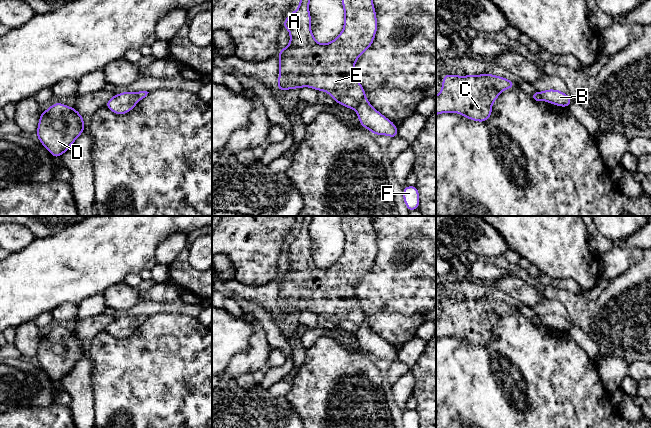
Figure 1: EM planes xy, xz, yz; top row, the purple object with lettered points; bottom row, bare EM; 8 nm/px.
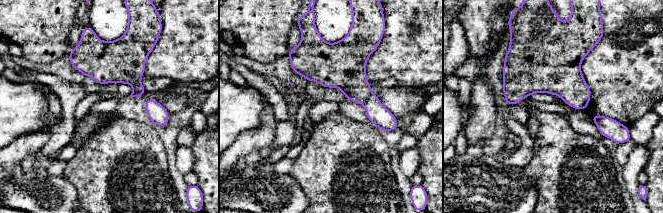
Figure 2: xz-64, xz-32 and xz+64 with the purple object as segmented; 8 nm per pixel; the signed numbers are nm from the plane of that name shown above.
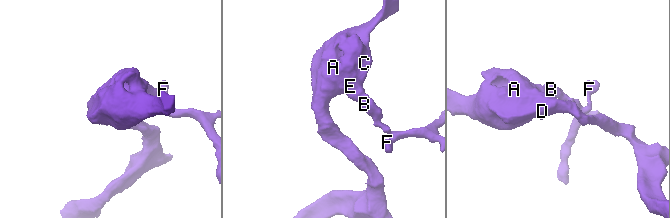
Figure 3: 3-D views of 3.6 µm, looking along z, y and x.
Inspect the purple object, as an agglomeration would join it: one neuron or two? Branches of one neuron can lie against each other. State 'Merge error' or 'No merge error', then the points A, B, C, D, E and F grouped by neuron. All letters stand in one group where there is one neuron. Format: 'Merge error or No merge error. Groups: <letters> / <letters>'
Merge error. Groups: A C D E / B F

